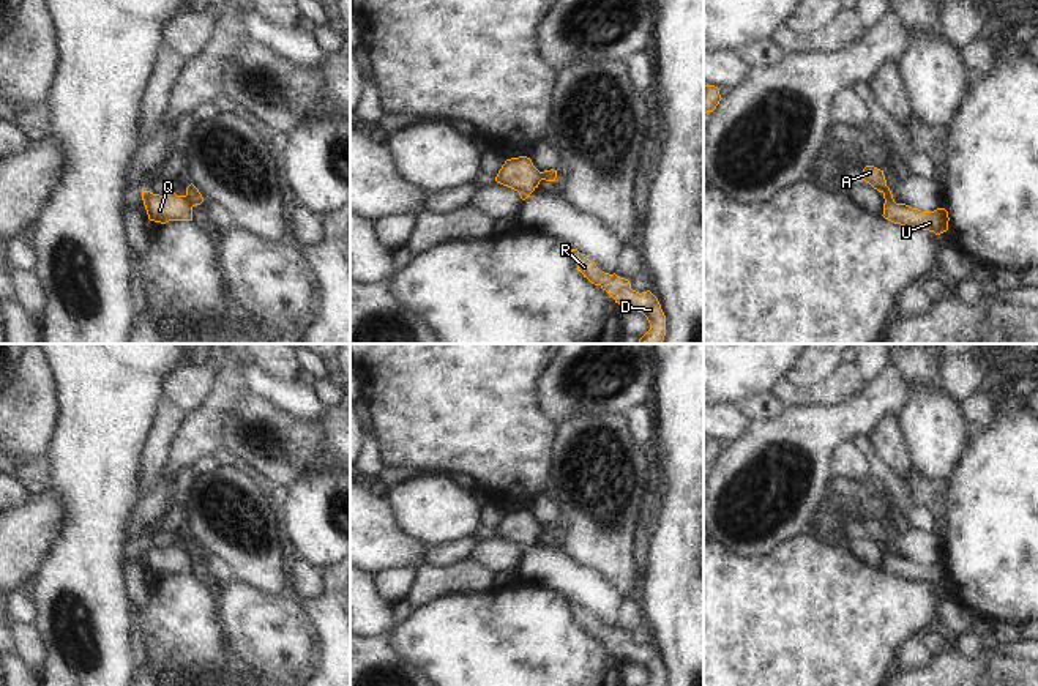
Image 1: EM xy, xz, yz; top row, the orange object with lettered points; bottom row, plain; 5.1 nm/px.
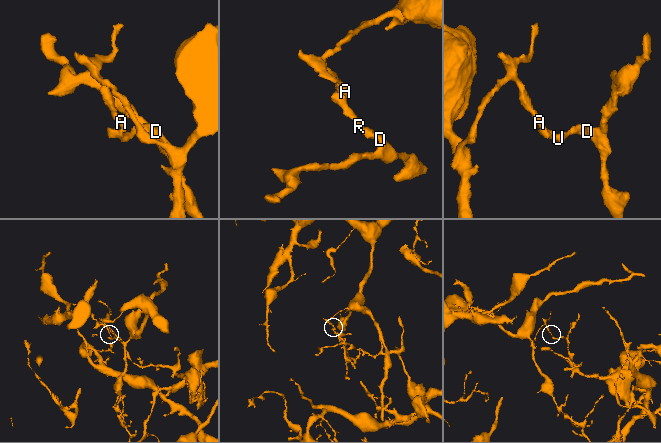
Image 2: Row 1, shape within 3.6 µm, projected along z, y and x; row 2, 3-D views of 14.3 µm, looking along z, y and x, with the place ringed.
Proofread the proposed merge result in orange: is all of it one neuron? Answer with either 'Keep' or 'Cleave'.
Cleave.

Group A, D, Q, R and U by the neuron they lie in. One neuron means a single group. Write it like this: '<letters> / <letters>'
A / D Q R U

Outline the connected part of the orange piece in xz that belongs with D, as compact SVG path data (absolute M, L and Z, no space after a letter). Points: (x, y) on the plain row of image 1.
M571 602L571 609L577 612L577 624L581 624L584 631L606 643L615 656L622 658L625 662L634 662L647 670L650 677L647 686L666 686L666 669L658 651L650 643L642 647L633 643L628 632L615 626L609 628L601 624L595 615L577 602Z

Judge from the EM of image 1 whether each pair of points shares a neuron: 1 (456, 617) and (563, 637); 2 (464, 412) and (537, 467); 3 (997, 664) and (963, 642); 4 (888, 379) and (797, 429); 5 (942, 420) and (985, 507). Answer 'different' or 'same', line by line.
1: same
2: same
3: different
4: same
5: different

